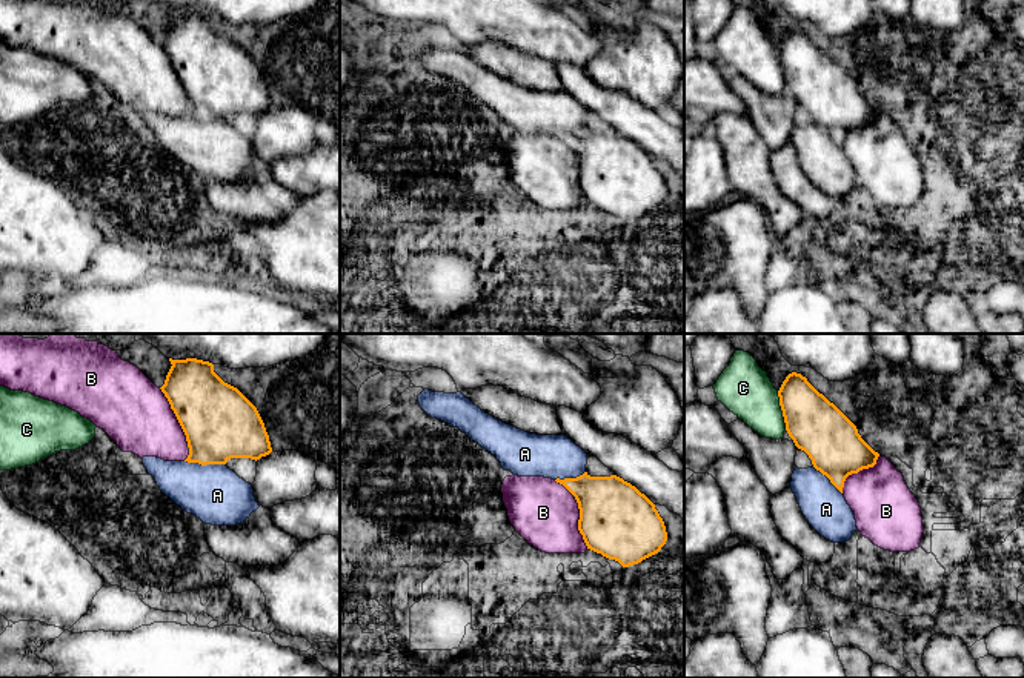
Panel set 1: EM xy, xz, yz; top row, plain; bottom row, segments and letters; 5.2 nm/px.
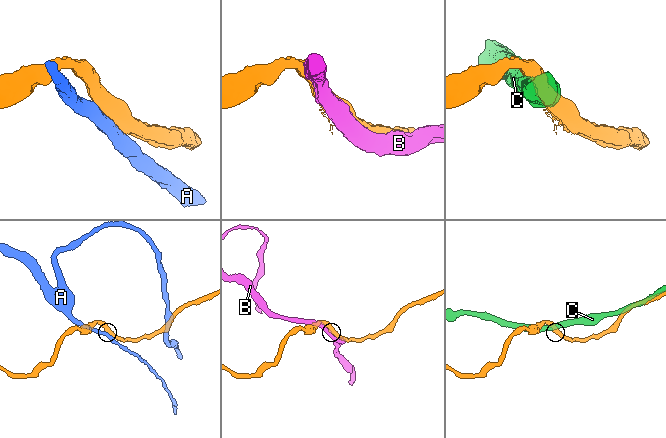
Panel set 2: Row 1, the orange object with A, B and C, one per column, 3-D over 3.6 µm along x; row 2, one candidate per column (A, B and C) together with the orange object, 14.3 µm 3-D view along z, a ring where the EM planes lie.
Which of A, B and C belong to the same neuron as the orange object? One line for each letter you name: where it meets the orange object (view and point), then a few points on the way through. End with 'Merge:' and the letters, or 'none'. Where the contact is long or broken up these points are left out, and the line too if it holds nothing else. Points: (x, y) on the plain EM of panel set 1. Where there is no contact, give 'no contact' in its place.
Merge: none

